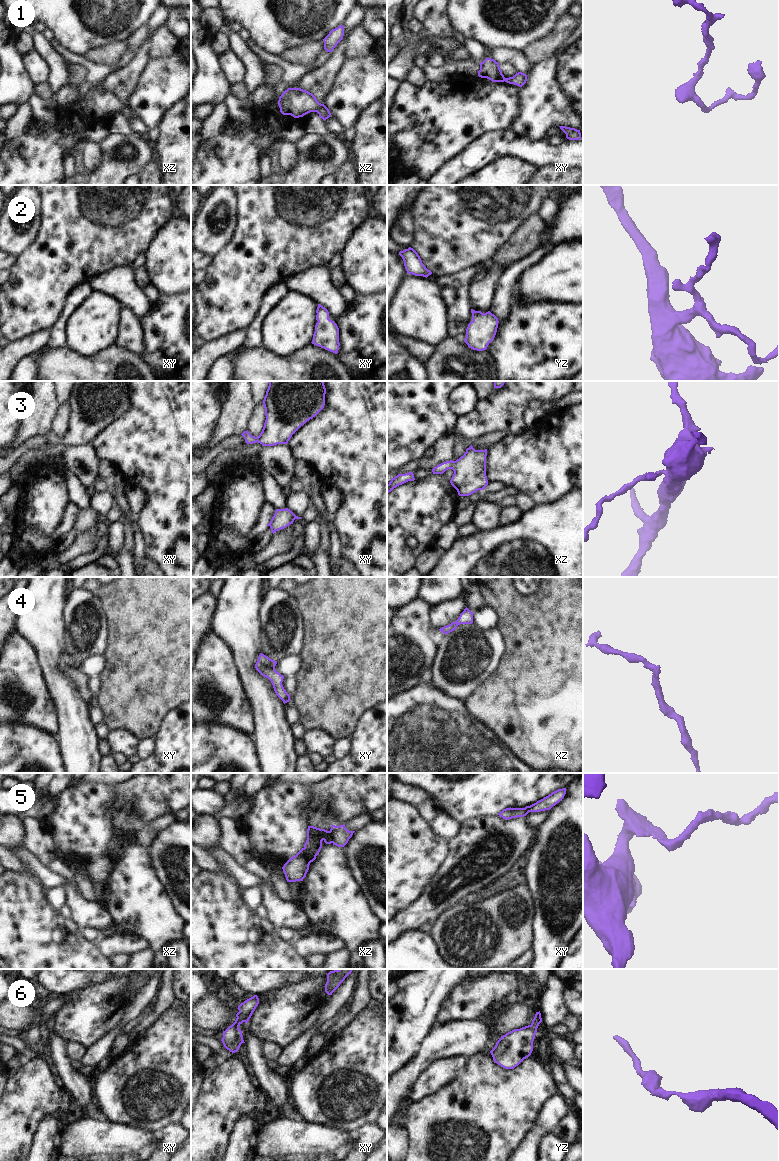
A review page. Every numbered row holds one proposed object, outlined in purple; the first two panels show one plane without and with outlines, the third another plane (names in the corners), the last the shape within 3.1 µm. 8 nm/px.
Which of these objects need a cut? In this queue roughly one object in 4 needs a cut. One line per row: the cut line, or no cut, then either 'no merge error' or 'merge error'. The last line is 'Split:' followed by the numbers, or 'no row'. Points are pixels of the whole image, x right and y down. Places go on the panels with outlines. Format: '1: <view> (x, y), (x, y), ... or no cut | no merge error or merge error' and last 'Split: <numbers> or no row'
1: no cut | no merge error
2: no cut | no merge error
3: no cut | no merge error
4: xy (258, 660), (262, 664), (274, 668) | merge error
5: no cut | no merge error
6: no cut | no merge error
Split: 4

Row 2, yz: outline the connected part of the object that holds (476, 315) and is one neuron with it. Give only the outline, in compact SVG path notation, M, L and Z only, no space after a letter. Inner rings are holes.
M471 309L471 313L472 321L466 329L464 342L473 350L486 350L496 335L498 318L490 311L483 314L481 311Z

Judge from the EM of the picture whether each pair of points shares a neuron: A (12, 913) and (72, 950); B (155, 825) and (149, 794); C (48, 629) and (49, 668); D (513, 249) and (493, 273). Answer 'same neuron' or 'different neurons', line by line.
A: same neuron
B: different neurons
C: same neuron
D: different neurons

